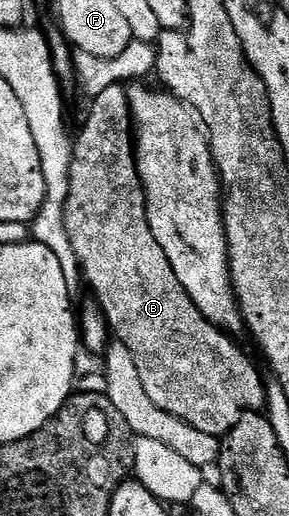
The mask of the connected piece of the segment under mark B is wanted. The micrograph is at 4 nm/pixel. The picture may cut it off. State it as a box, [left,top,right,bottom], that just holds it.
[64,83,265,438]

